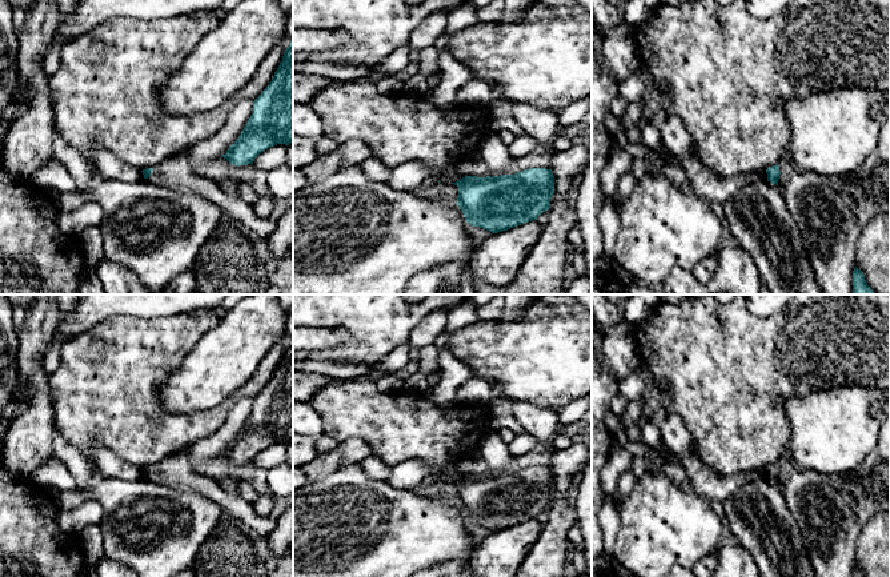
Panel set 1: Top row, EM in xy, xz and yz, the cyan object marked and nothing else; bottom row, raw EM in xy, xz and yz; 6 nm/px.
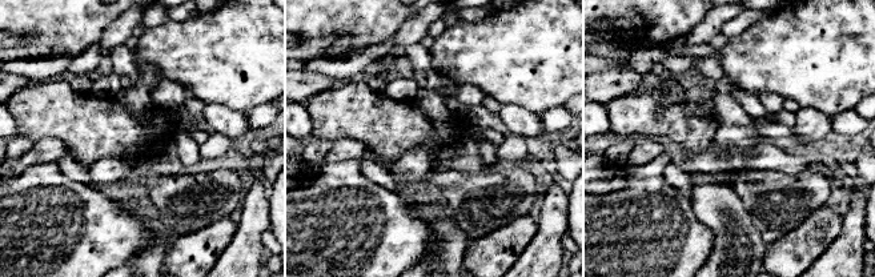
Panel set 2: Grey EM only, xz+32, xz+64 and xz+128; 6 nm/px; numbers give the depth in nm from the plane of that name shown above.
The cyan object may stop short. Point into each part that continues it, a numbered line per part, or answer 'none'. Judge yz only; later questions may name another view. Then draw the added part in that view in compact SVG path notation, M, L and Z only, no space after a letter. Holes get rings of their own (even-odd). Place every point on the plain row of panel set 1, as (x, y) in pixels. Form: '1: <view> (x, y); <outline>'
none

